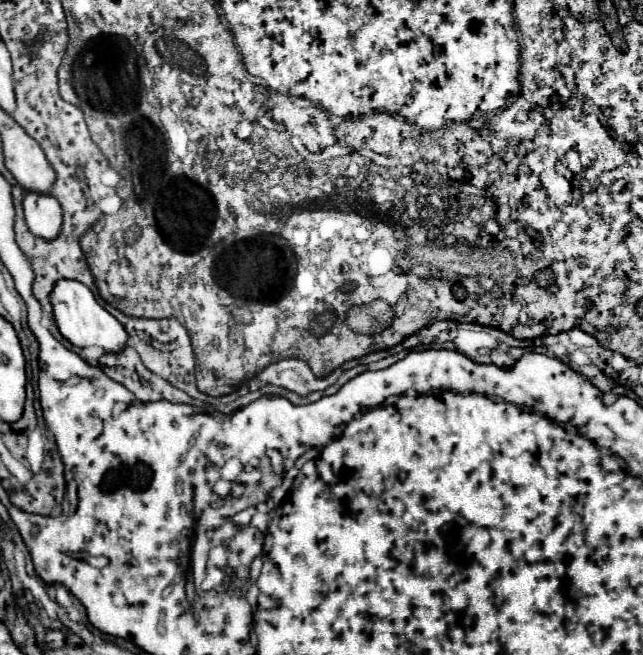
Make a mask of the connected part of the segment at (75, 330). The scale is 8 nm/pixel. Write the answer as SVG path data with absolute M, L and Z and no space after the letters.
M59 279L59 281L55 281L49 299L53 305L53 317L55 317L55 323L61 331L61 335L67 341L71 341L75 347L99 345L107 353L117 353L125 347L127 333L125 333L123 325L97 303L97 299L93 297L93 293L89 291L87 285L79 283L77 279Z

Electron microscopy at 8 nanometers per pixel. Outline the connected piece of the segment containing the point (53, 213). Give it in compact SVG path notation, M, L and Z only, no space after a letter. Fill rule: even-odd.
M25 191L23 211L27 227L41 239L55 239L61 229L63 213L61 205L53 195L39 195L39 191Z

